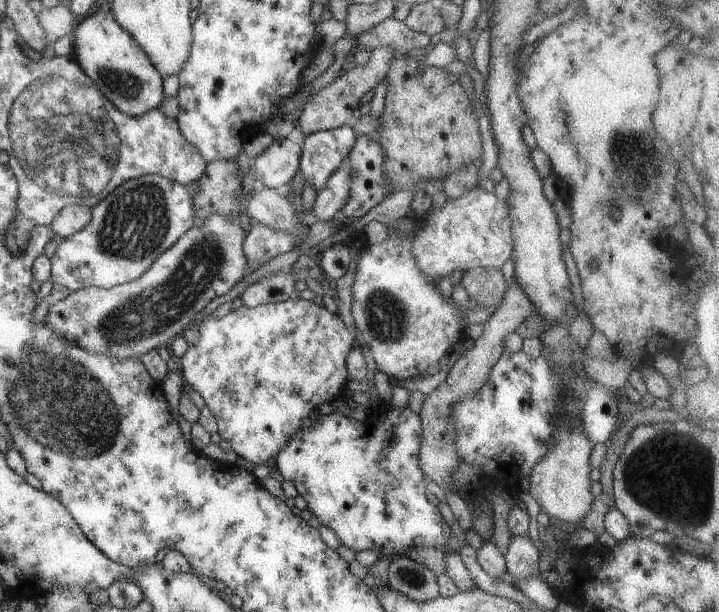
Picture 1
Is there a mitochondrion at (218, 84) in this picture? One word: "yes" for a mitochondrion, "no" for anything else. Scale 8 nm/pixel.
no

